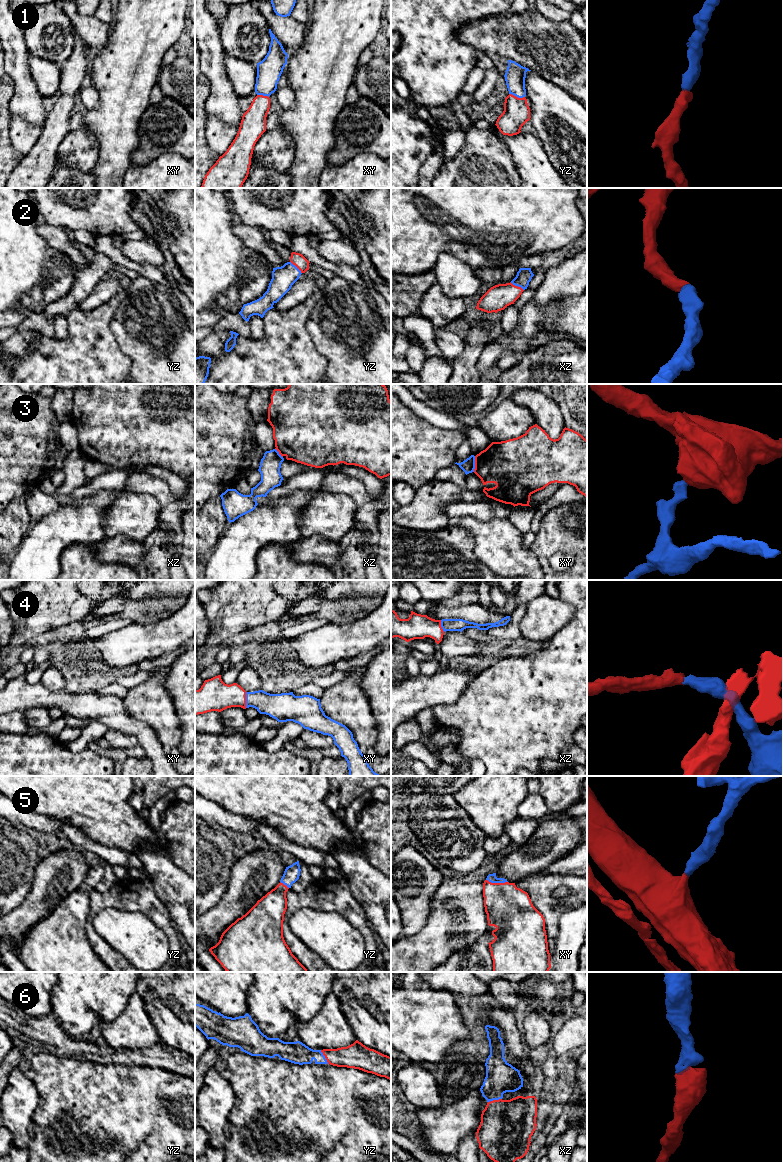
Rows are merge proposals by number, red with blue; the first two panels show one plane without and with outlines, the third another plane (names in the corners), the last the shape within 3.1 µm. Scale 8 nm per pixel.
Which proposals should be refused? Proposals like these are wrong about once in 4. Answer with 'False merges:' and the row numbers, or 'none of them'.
False merges: 3

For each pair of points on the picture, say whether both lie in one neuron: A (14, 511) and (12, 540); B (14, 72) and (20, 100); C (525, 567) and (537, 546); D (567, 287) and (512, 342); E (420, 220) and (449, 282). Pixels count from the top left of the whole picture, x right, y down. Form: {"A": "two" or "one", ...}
{"A": "one", "B": "one", "C": "two", "D": "one", "E": "two"}

